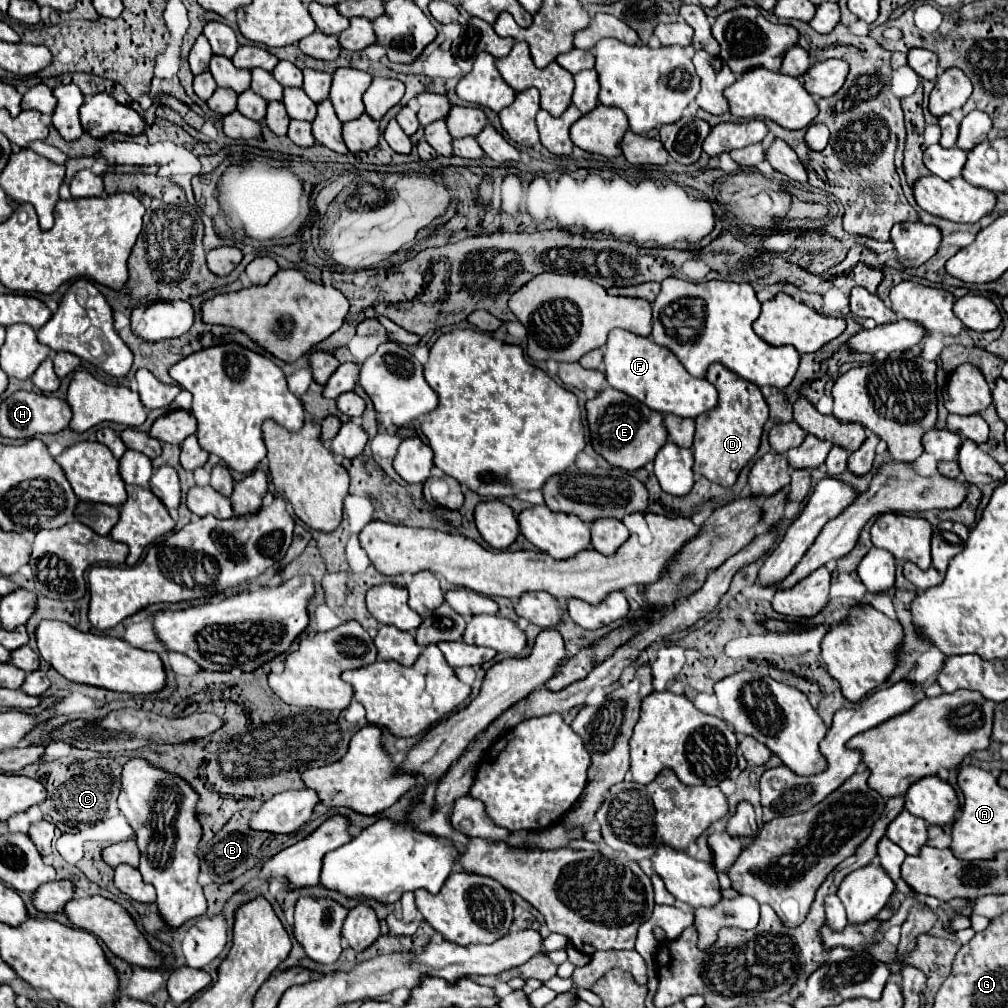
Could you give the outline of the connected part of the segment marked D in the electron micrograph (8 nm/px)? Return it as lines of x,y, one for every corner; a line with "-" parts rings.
711,364
707,372
707,380
717,388
719,402
717,408
697,416
697,432
695,432
695,466
693,470
703,474
707,480
721,484
721,486
733,486
741,468
749,464
749,460
755,456
759,444
763,426
769,418
769,404
765,402
761,390
755,384
749,384
747,380
741,380
737,374
729,372
721,364

